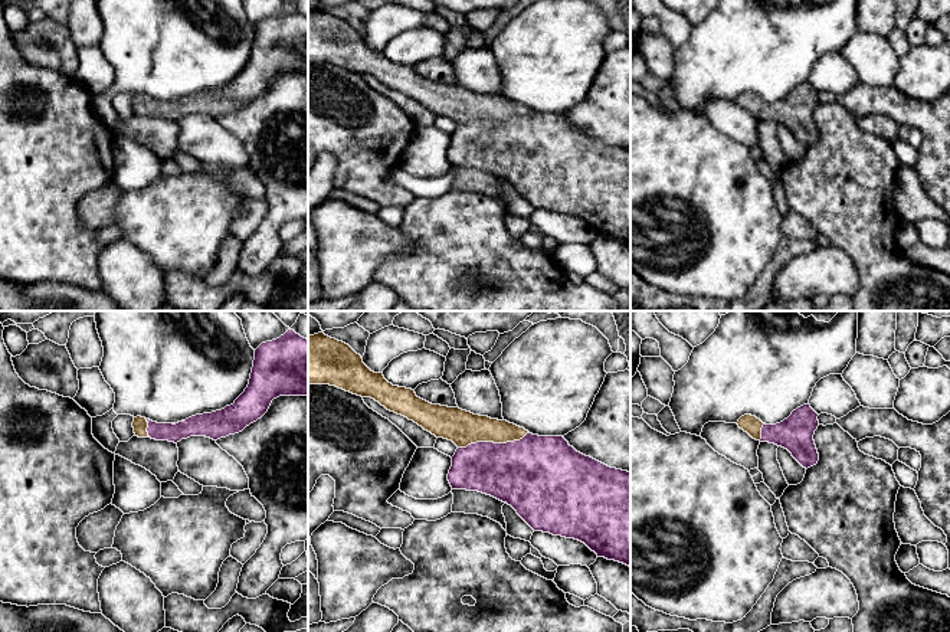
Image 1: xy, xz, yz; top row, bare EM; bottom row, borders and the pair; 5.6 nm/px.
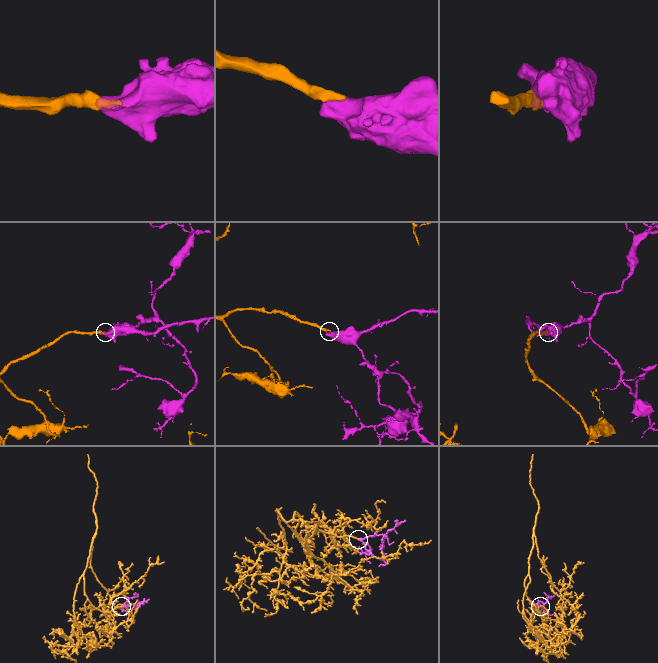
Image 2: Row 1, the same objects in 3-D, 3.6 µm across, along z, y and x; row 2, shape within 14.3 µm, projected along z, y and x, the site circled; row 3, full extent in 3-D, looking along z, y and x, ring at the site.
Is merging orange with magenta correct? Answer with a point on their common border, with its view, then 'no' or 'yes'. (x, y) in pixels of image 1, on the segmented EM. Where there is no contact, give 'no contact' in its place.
xz (492, 441) | yes

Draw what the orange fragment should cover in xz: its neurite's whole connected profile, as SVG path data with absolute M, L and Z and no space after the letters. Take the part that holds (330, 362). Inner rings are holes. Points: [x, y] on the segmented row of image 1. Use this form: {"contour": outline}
{"contour": "M324 333L308 335L308 384L330 384L361 397L371 397L436 438L452 441L458 446L448 474L452 489L491 495L511 505L534 531L579 540L597 557L630 567L630 472L610 468L577 452L563 436L538 436L507 420L474 415L459 407L432 405L417 397L415 390L389 383L383 373L371 371L348 344Z"}

